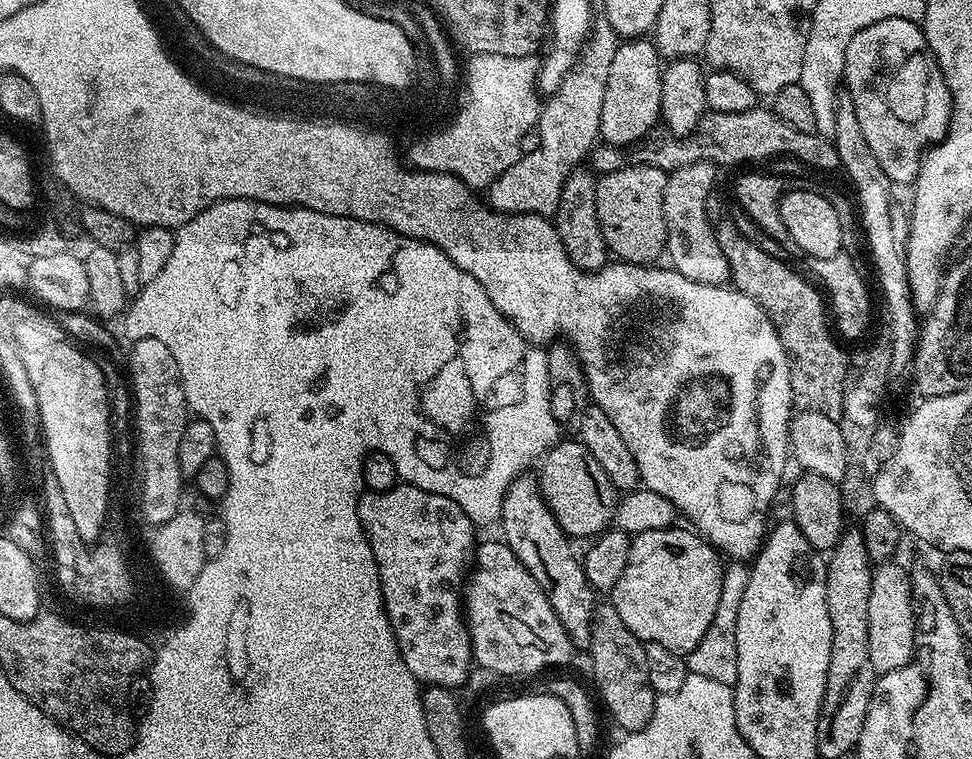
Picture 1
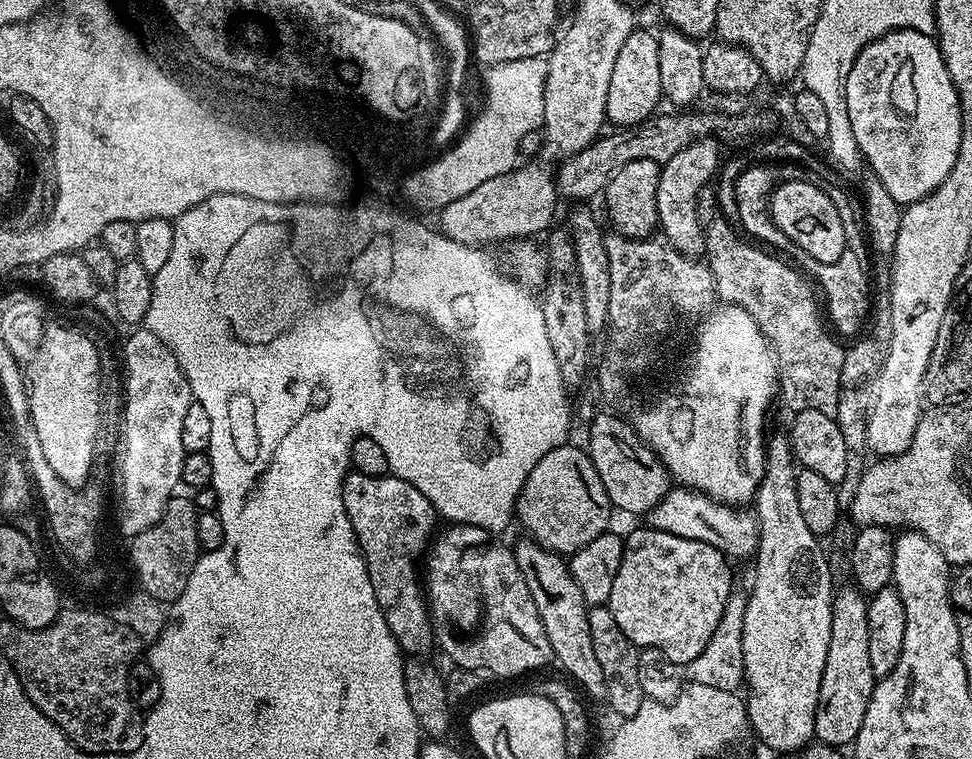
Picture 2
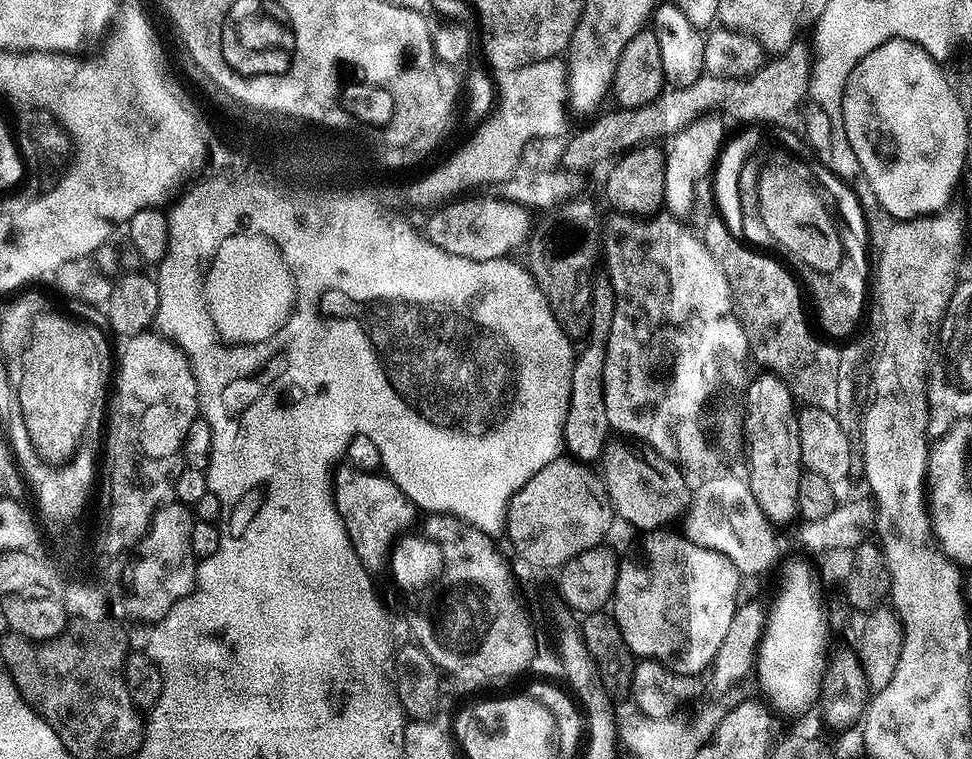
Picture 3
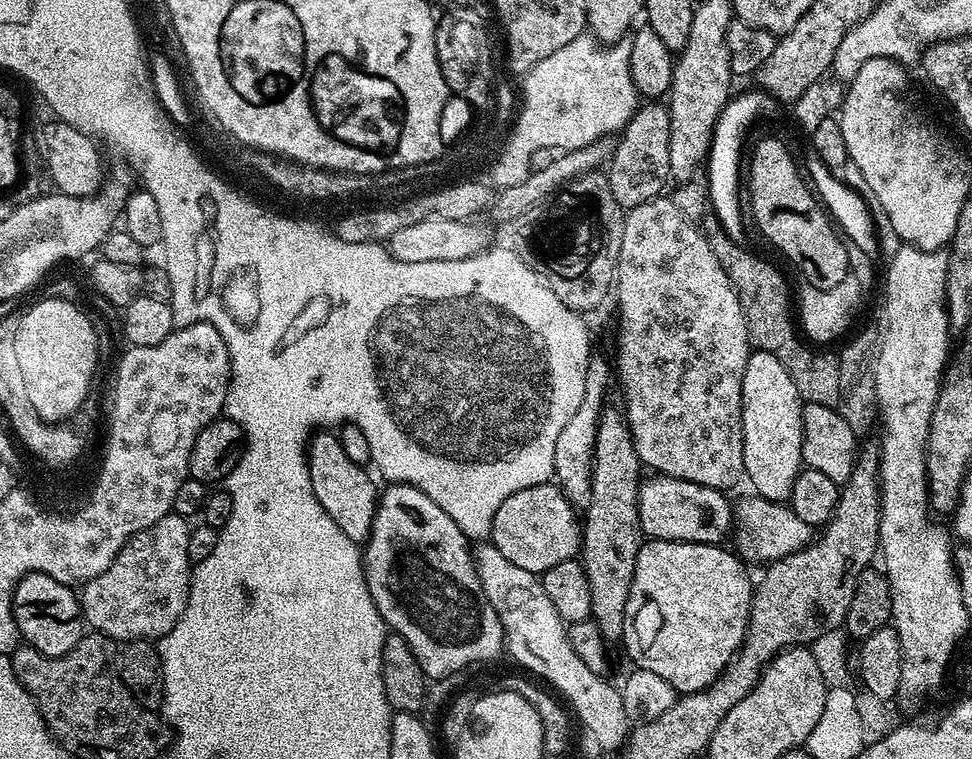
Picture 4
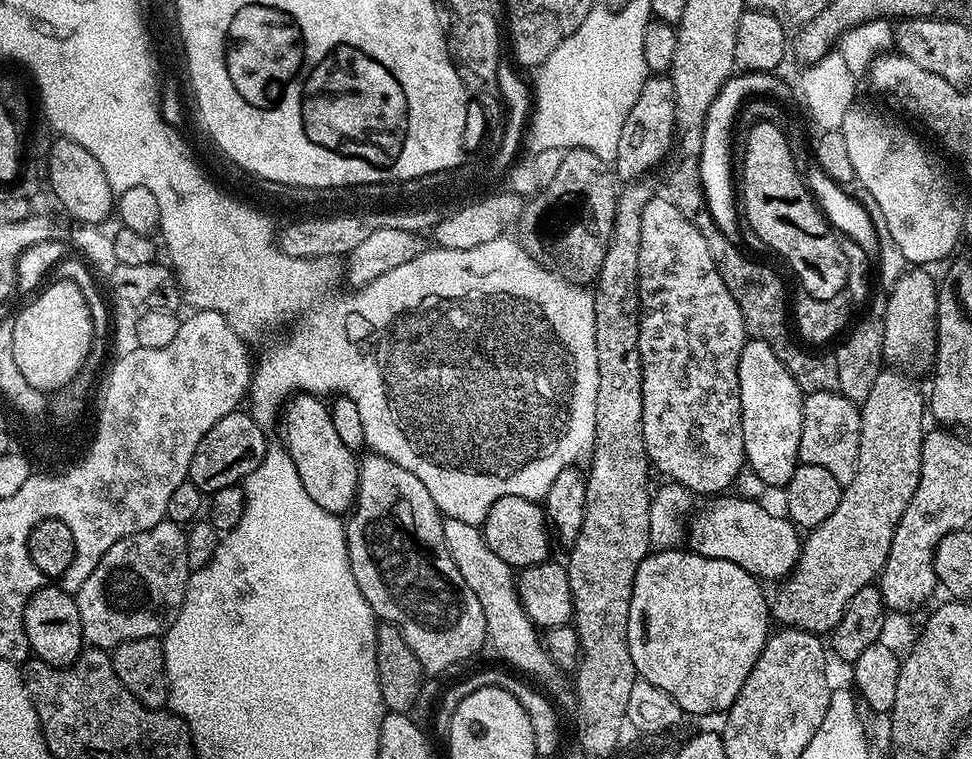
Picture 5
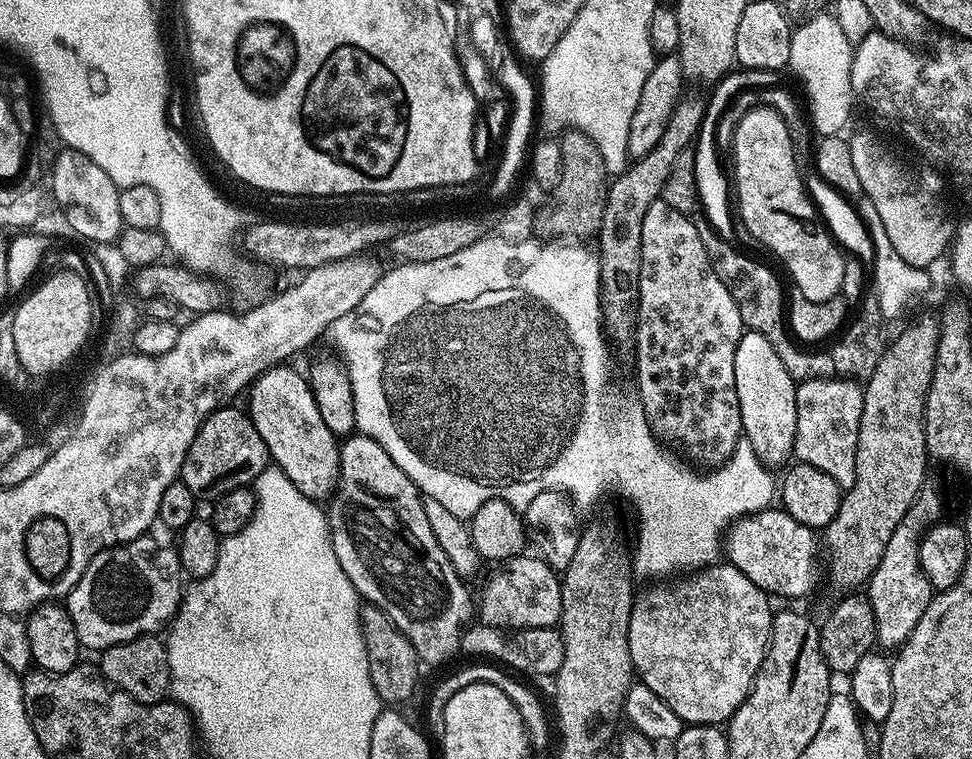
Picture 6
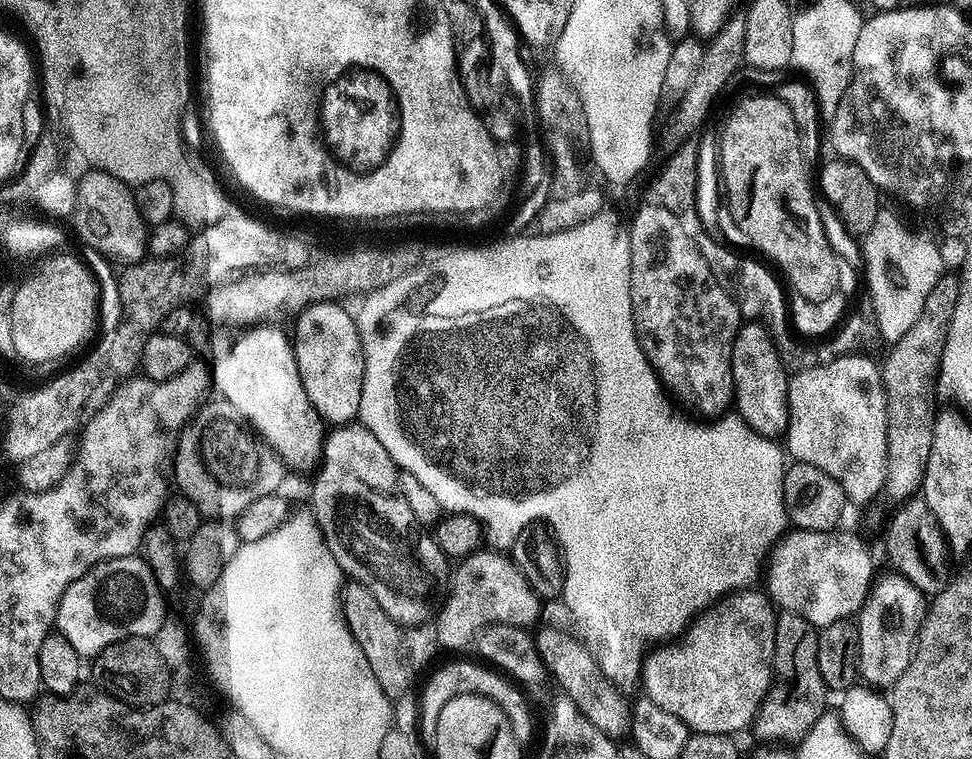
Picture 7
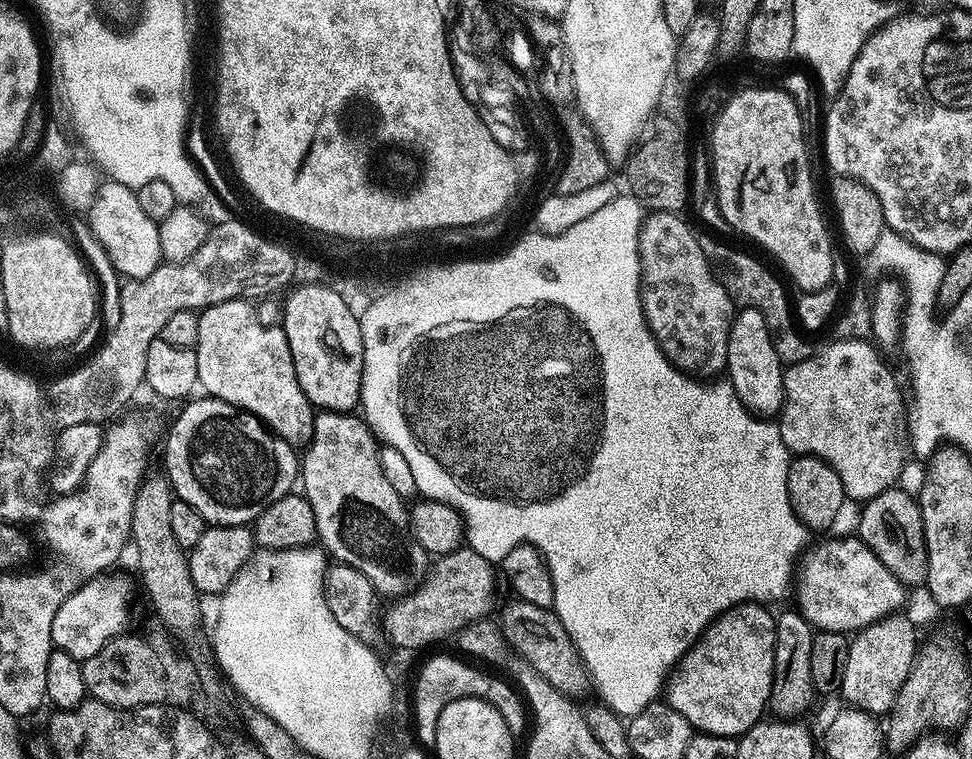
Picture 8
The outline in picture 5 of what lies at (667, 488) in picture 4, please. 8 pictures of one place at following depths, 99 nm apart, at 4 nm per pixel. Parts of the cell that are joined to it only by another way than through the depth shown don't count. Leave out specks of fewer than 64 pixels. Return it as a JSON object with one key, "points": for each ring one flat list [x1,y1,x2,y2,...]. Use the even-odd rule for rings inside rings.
{"points":[[724,494,711,501,712,508,704,508,691,517,691,551,706,558,718,558,742,566,761,581,783,581,796,567,800,557,801,533,795,524,783,515,775,516,768,508,752,498,738,494]]}

